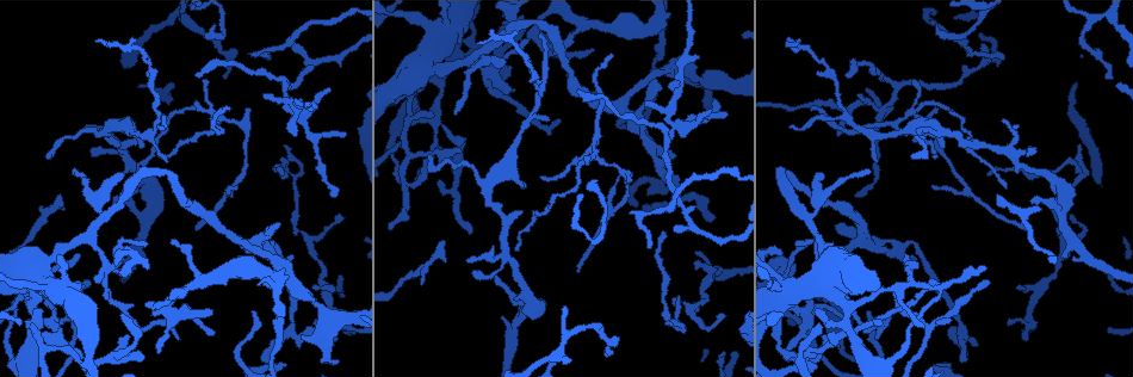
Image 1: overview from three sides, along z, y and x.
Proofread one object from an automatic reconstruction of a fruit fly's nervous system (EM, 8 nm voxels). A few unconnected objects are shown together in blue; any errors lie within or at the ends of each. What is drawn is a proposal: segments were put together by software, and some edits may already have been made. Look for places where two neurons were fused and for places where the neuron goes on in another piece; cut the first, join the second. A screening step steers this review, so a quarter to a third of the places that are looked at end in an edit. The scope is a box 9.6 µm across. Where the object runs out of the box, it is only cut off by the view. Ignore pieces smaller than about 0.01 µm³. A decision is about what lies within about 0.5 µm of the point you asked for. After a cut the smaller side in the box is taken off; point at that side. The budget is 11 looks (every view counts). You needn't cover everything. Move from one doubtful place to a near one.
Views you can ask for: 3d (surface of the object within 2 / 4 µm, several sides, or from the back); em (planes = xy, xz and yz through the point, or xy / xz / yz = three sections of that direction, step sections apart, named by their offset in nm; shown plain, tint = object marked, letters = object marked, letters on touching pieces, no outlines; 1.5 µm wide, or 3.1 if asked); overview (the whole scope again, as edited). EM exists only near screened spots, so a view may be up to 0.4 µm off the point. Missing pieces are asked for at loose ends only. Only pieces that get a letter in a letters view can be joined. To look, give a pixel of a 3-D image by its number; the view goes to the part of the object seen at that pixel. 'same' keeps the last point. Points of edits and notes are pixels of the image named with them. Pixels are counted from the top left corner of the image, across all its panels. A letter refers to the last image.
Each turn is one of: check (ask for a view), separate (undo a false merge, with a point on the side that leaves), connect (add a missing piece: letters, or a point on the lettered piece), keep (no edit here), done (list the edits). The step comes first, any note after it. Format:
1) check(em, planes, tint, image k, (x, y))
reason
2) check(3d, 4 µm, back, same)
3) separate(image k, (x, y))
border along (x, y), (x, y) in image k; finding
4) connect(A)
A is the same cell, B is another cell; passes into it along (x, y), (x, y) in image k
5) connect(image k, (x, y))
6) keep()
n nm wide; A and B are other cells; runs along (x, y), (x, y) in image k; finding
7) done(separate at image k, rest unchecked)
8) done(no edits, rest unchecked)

check(em, planes, plain, image 1, (405, 146))
touches itself

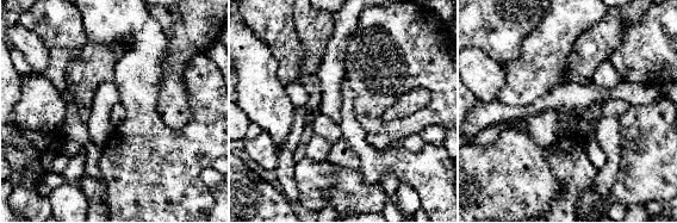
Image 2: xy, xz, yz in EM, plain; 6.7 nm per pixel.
check(em, planes, letters, same)

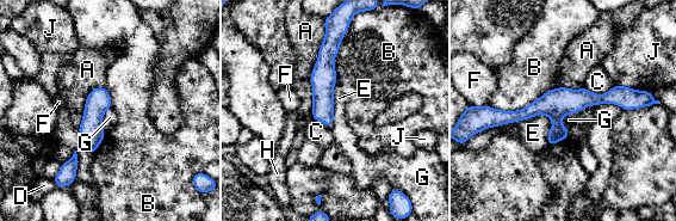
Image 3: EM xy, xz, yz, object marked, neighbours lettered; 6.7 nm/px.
keep()
A touches over 600 nm; A, B, C, D, E, F, G, H and J are other cells; border along (596, 105), (566, 114), (560, 123) in image 3; continuous, no second neuron

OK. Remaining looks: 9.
check(em, planes, tint, image 1, (807, 364))
looks like a crossing

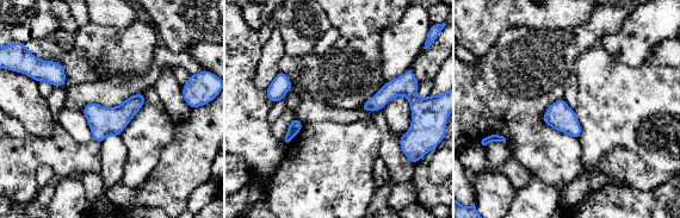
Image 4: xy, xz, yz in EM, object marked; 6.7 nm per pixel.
check(em, planes, letters, same)
see the neighbours

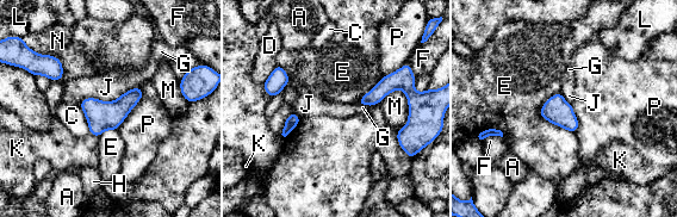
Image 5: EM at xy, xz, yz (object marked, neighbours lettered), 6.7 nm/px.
keep()
J touches over 380 nm; A, C, D, E, F, G, H, J, K, L, M, N and P are other cells; border along (131, 88), (113, 100), (79, 104) in image 5; continuous, no second neuron

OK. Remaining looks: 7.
check(3d, 2 µm, image 1, (963, 361))
an open end

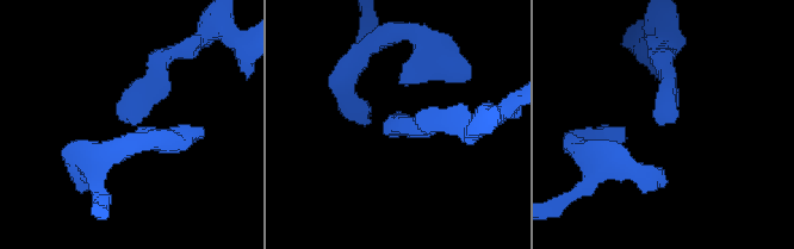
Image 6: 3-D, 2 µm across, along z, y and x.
check(em, planes, tint, image 6, (134, 123))
shape alone is not enough

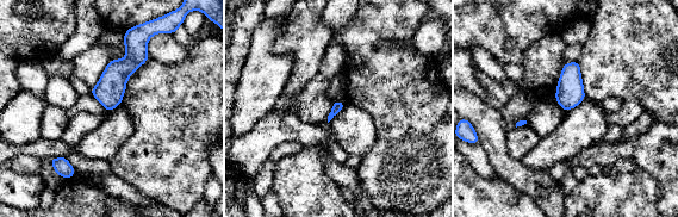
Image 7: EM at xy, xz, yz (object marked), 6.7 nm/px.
check(em, planes, letters, same)

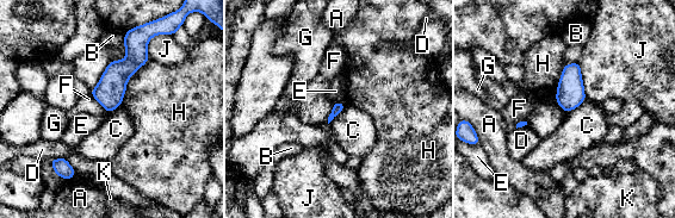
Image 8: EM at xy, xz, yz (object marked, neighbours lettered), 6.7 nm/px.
keep()
A, B, C, D, E, F, G, H, J and K are other cells; border along (345, 103), (345, 107), (328, 123) in image 8; no lettered piece goes on from it

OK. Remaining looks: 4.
check(em, xy, step 8, tint, image 1, (1080, 177))
abrupt turn

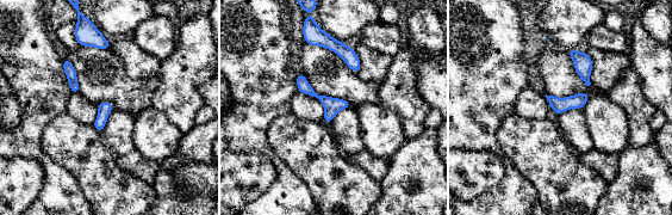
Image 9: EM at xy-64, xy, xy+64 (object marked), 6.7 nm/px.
check(em, planes, letters, same)

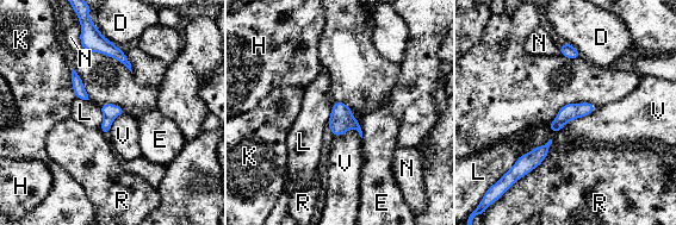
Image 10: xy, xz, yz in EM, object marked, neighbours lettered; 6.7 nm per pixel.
keep()
V touches over 360 nm; D, E, H, K, L, N, R and V are other cells; border along (596, 107), (558, 131), (550, 130) in image 10; one neuron here

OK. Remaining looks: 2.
done(no edits, rest unchecked)

